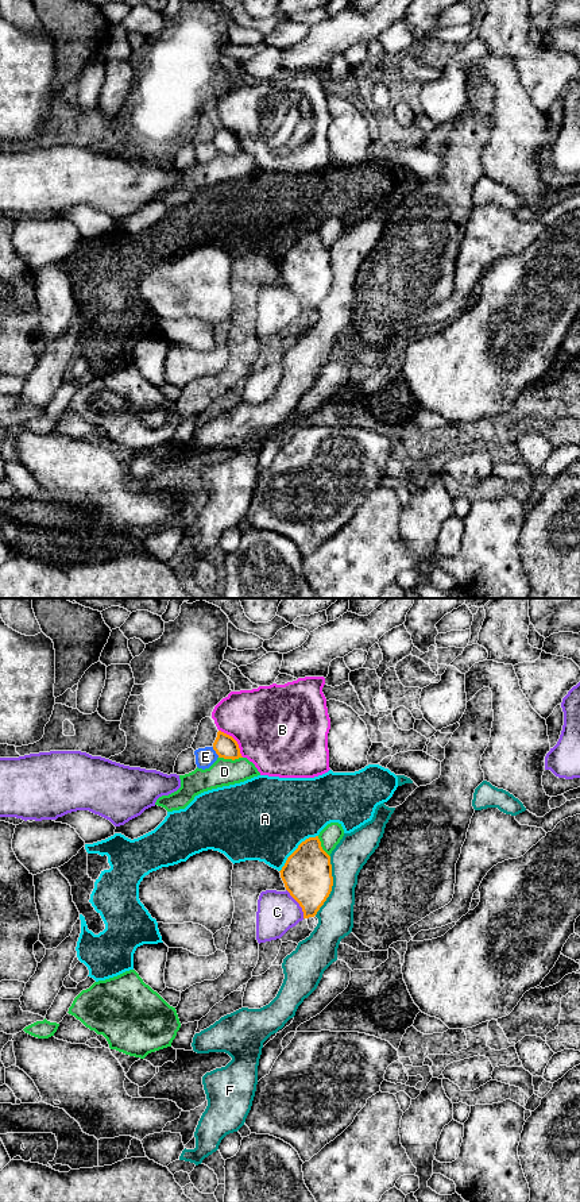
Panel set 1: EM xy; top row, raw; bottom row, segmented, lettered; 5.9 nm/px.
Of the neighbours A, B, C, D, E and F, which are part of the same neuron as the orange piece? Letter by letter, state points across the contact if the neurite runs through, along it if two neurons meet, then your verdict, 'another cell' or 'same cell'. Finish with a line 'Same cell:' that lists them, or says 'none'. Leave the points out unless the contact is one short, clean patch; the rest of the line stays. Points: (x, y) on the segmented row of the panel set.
A: another cell
B: another cell
C: another cell
D: another cell
E: another cell
F: along xy (331, 856), (332, 890), (314, 915) | another cell
Same cell: none

